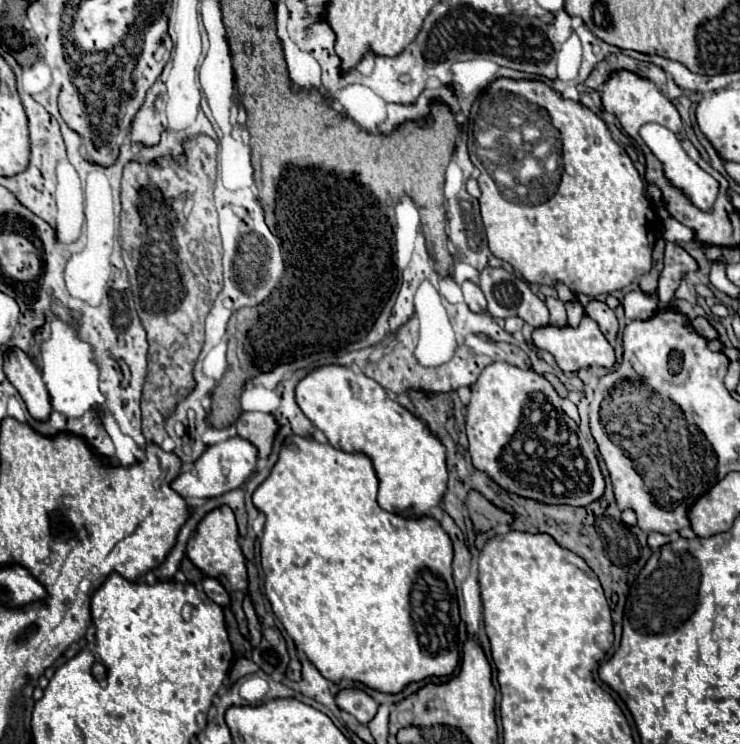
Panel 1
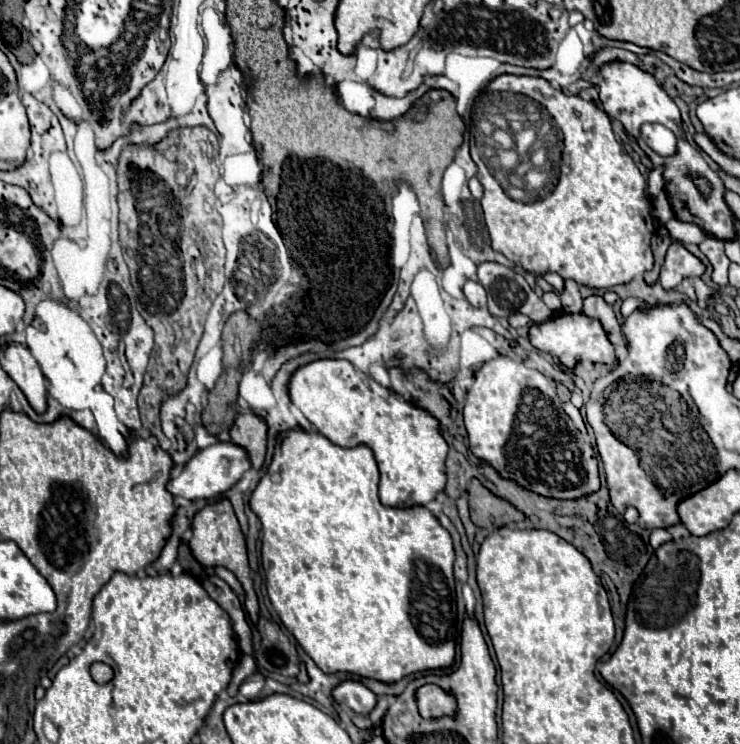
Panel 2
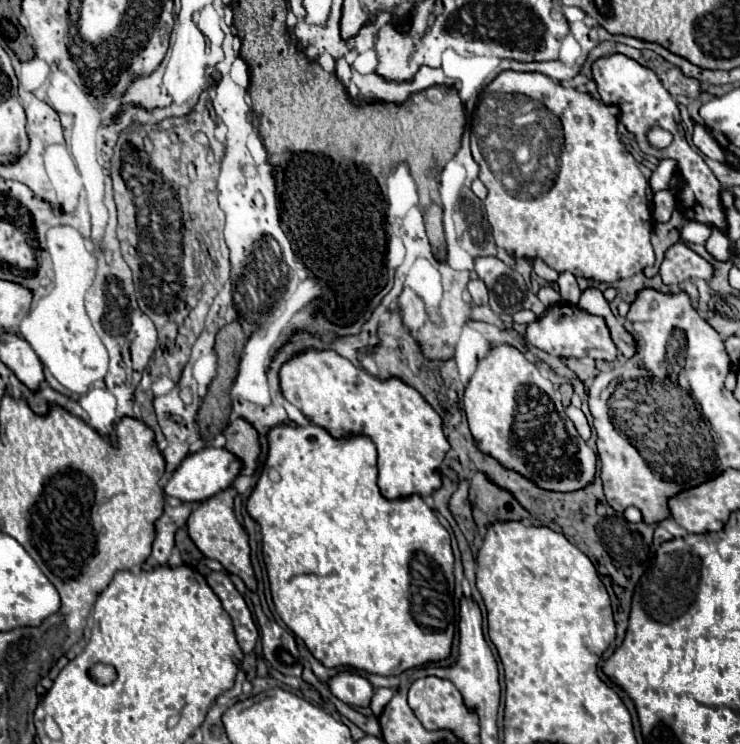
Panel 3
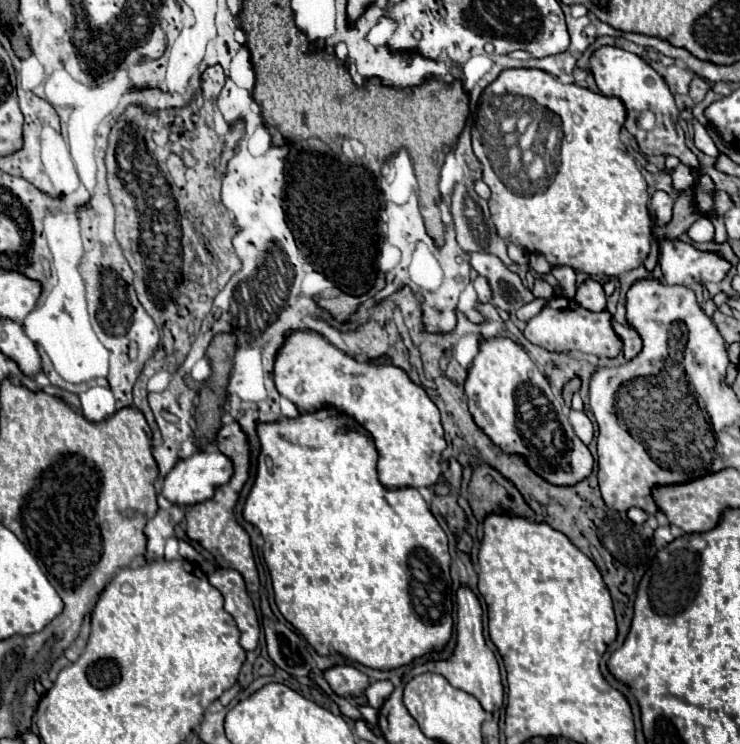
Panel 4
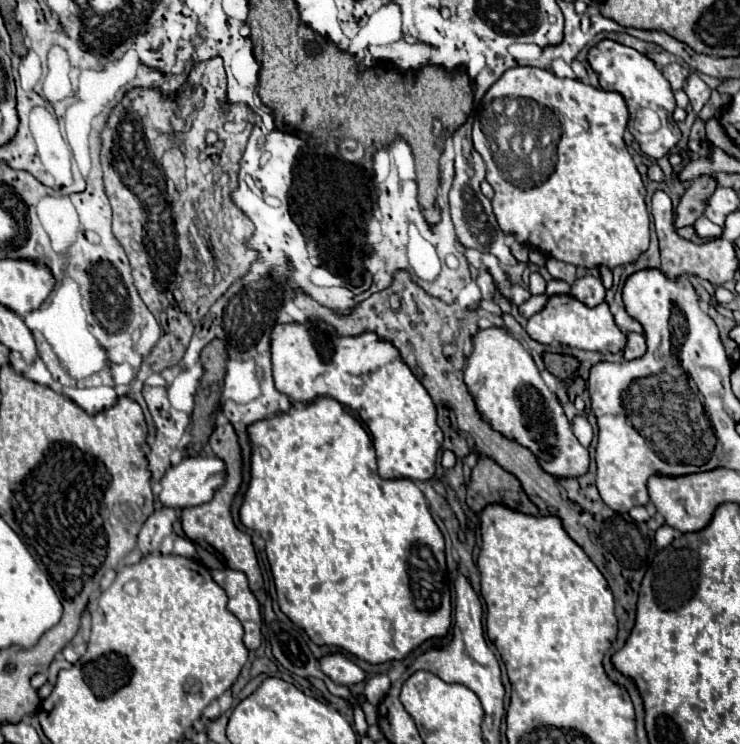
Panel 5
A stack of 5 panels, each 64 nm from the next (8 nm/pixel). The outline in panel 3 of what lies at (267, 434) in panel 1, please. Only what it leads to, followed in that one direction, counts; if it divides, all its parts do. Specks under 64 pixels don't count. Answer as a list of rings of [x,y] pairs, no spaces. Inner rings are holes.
[[[236,418],[224,430],[224,436],[226,436],[226,448],[244,462],[242,474],[254,474],[260,456],[260,442],[256,428],[244,418]]]

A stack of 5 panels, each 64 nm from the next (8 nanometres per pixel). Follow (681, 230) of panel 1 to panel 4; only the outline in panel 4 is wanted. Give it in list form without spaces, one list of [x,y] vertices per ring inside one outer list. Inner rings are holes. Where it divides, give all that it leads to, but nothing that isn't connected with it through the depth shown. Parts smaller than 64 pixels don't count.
[[[698,218],[690,228],[688,228],[688,238],[692,242],[708,242],[708,220],[706,218]]]

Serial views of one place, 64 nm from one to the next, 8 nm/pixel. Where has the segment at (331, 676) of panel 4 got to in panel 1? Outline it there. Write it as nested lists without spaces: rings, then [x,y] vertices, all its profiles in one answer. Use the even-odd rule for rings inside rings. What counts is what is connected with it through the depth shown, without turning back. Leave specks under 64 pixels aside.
[[[342,690],[336,696],[336,704],[340,710],[352,714],[360,724],[368,724],[378,712],[378,704],[362,690]]]

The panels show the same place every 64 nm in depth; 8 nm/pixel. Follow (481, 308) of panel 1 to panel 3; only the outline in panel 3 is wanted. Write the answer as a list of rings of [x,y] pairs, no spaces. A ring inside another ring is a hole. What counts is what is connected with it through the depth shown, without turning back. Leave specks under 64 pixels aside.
[[[470,280],[466,288],[468,288],[474,304],[478,304],[478,306],[488,304],[488,292],[486,292],[486,286],[482,284],[482,280]]]

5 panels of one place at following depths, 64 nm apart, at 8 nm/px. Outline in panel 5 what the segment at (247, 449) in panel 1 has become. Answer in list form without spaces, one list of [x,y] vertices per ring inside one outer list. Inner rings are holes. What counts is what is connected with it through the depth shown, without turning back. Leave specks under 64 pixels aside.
[[[190,456],[184,458],[178,466],[170,466],[166,476],[162,476],[162,492],[158,498],[168,508],[186,508],[210,502],[214,492],[226,482],[226,464],[218,456]]]

